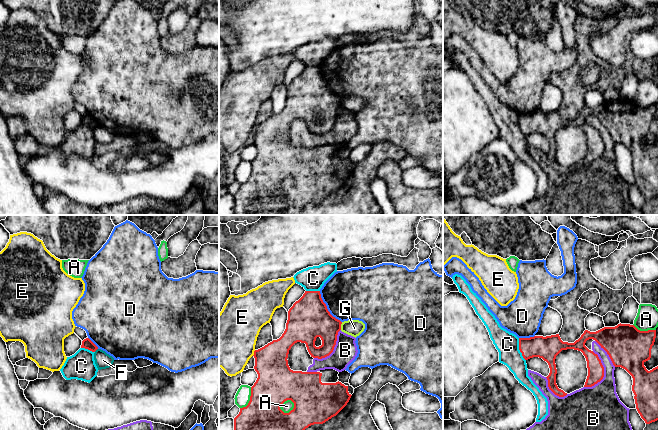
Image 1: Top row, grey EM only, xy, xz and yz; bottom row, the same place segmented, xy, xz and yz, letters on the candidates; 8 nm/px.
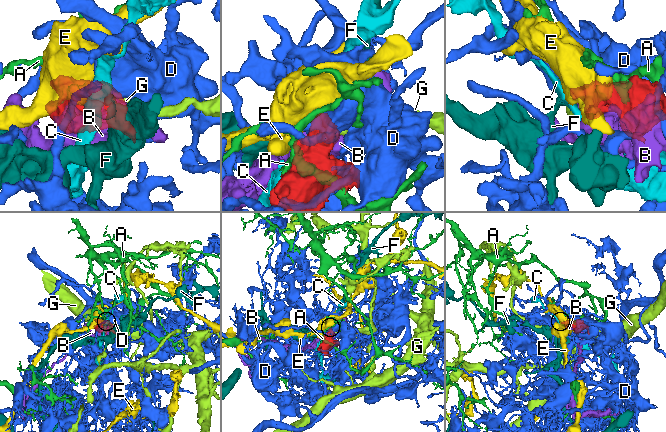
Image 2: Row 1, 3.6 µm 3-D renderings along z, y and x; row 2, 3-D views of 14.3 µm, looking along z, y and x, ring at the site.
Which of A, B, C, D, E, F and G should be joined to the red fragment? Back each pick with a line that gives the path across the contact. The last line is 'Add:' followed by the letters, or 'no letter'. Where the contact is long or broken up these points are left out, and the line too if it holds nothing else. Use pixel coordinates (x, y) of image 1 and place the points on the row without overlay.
Add: no letter

